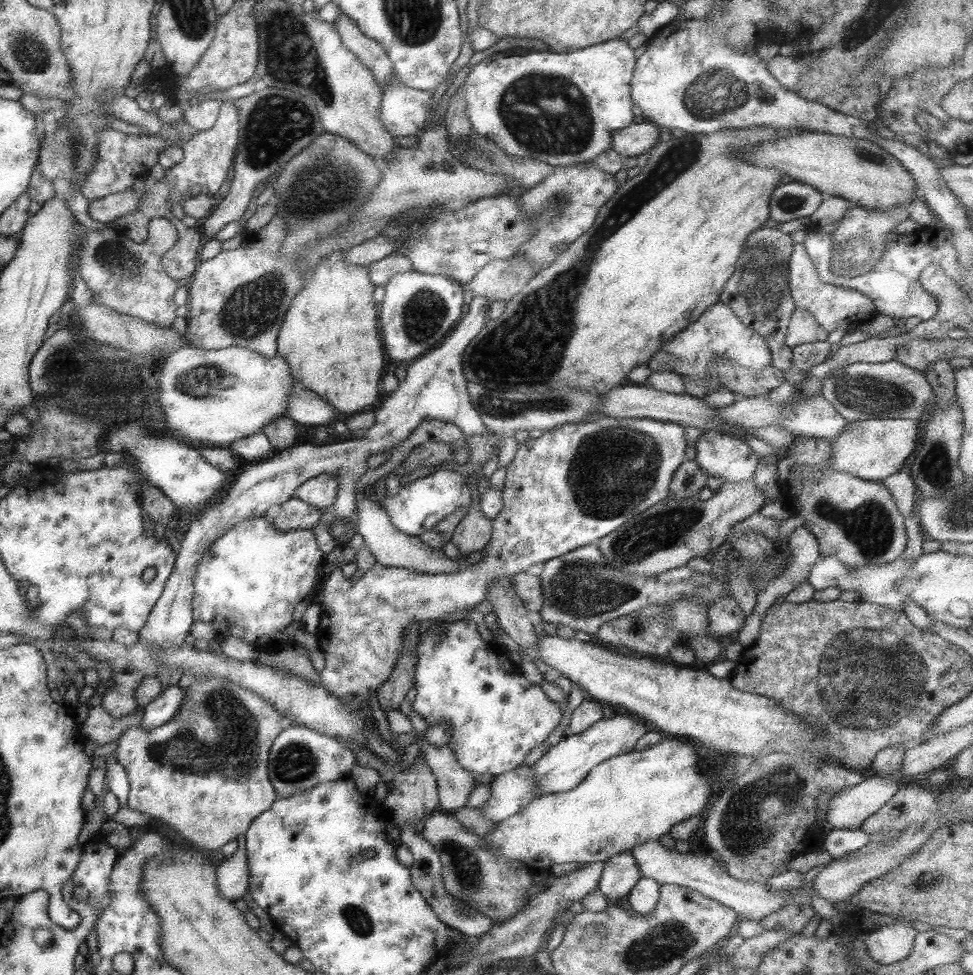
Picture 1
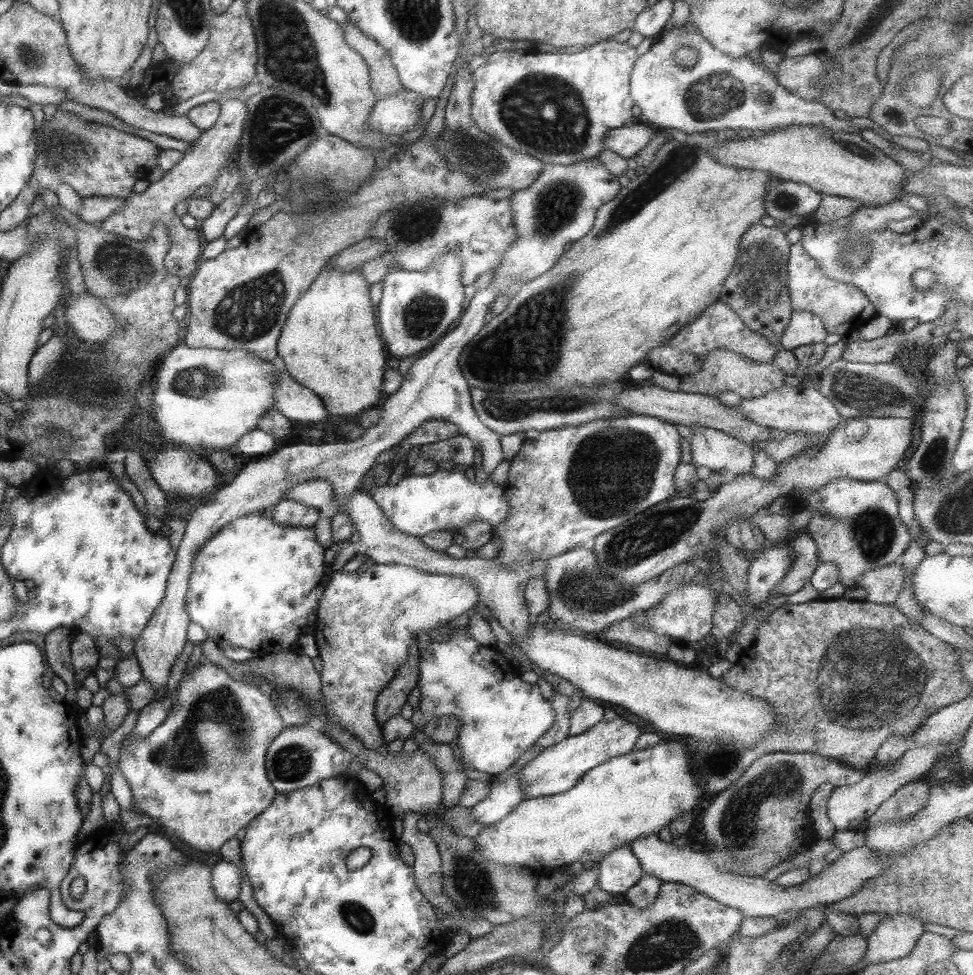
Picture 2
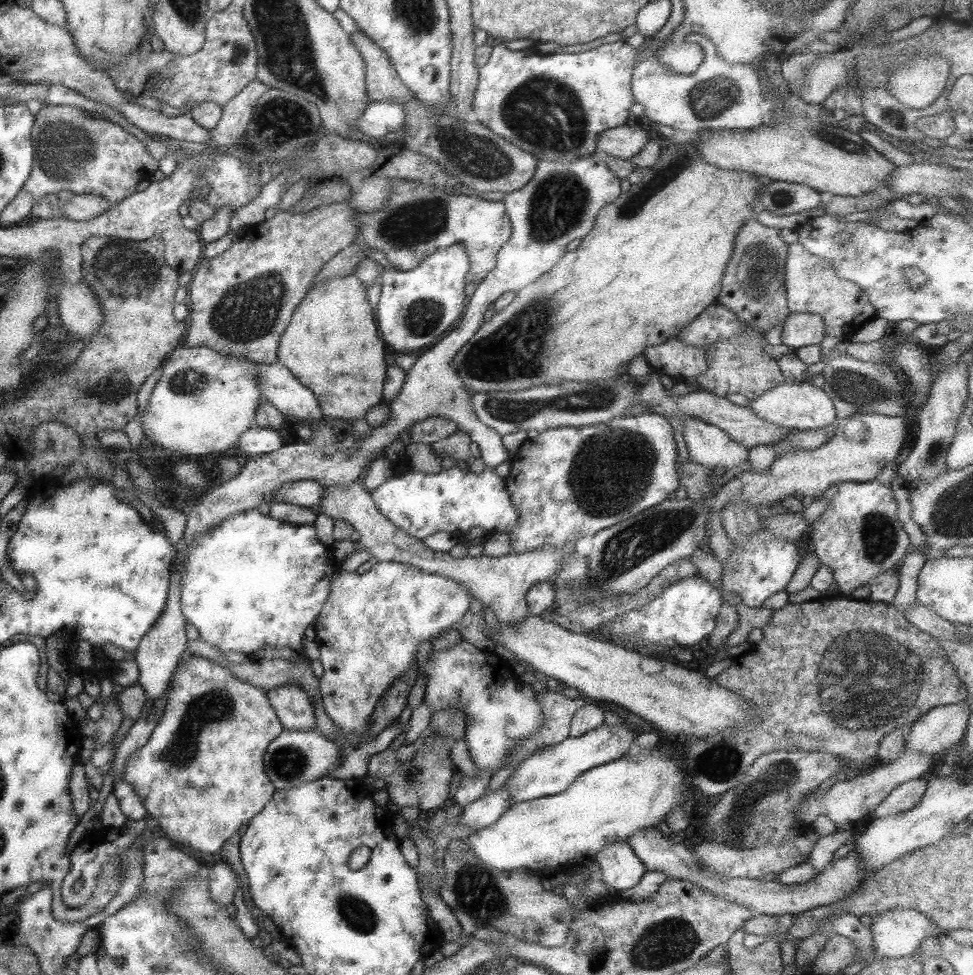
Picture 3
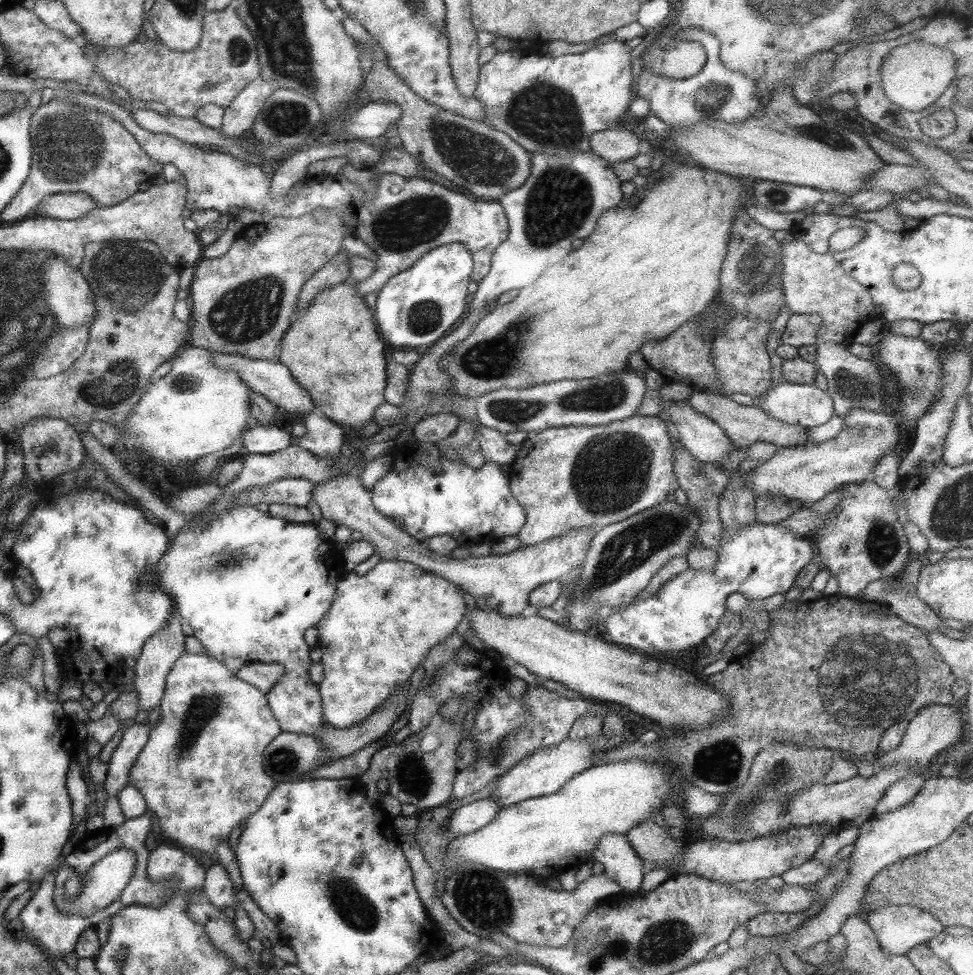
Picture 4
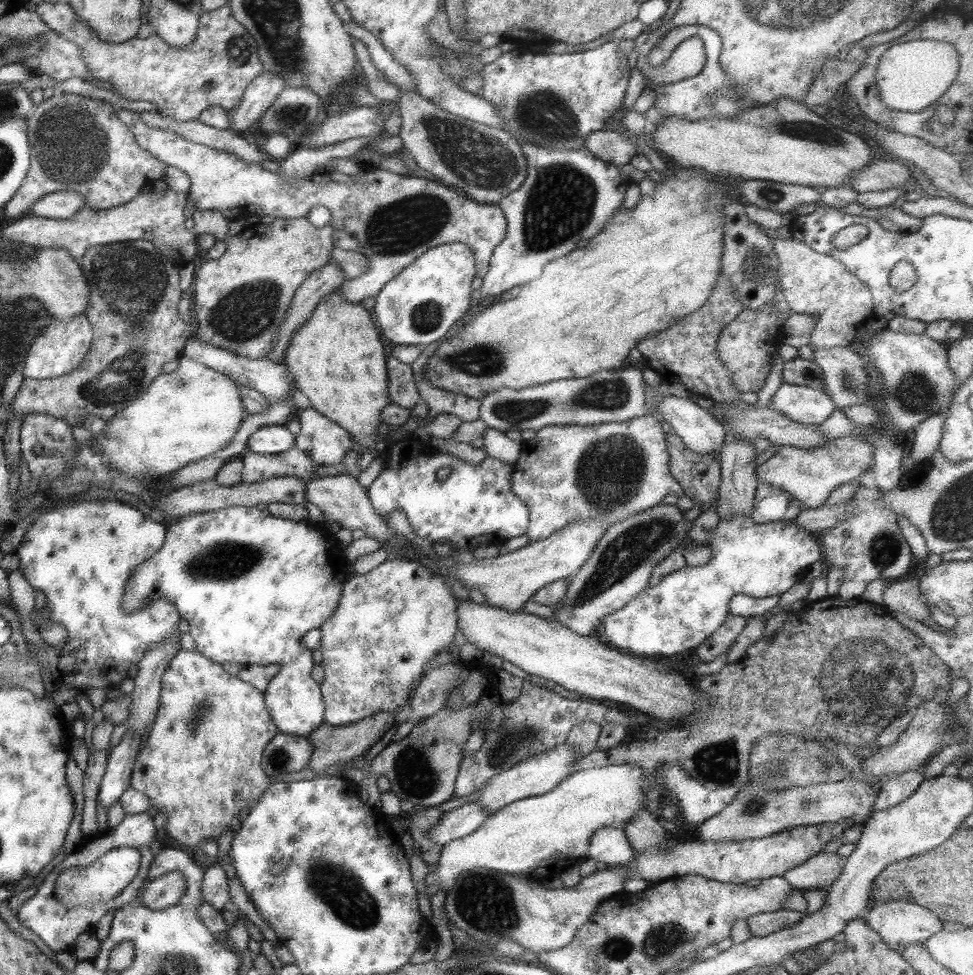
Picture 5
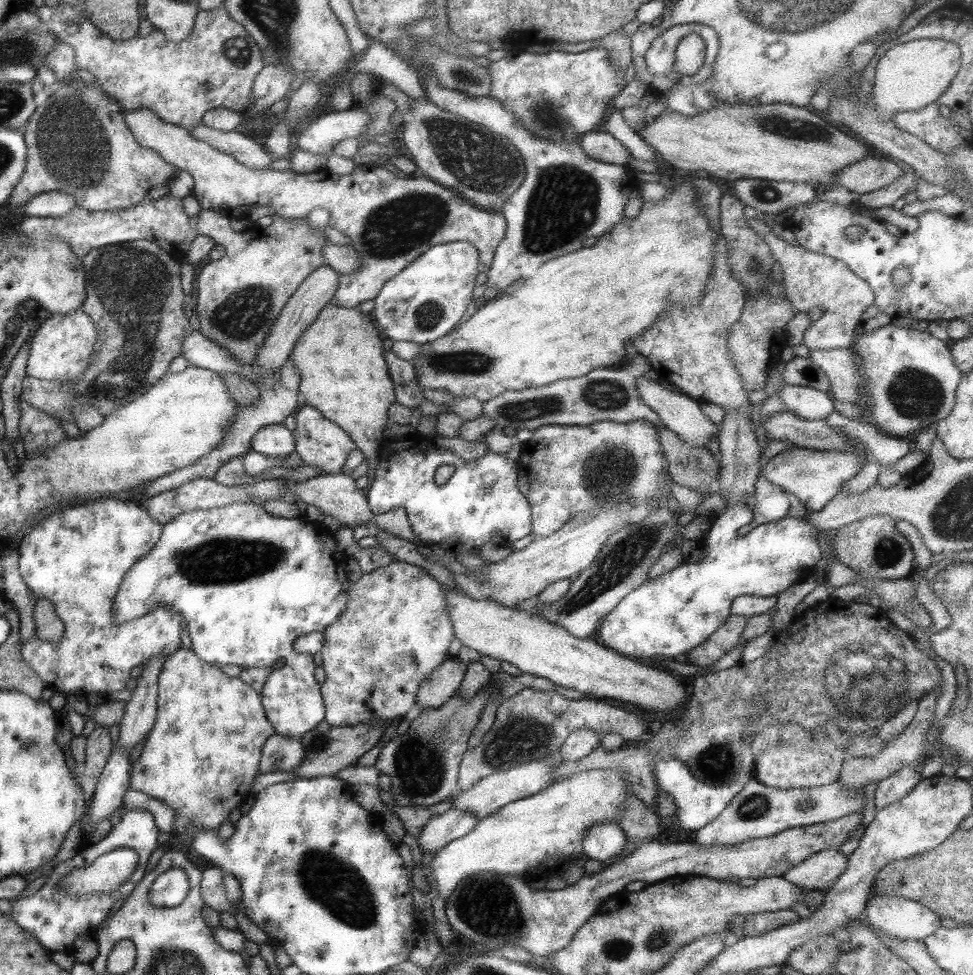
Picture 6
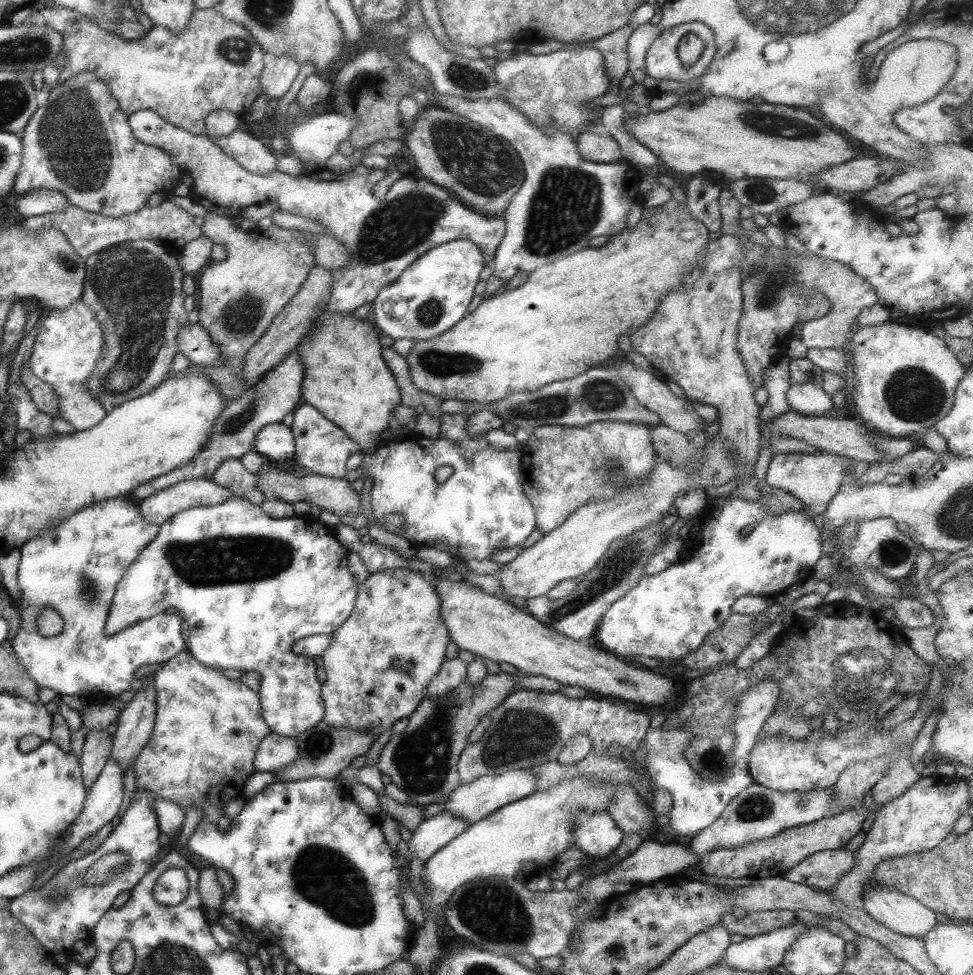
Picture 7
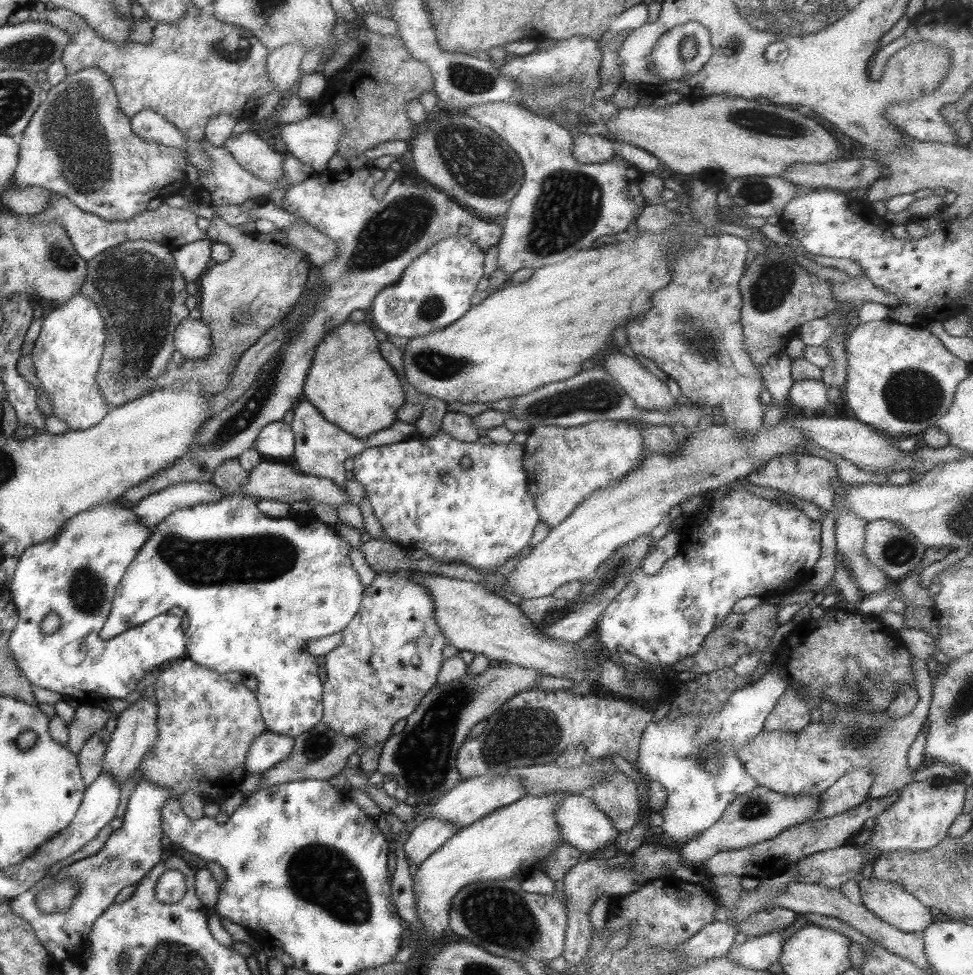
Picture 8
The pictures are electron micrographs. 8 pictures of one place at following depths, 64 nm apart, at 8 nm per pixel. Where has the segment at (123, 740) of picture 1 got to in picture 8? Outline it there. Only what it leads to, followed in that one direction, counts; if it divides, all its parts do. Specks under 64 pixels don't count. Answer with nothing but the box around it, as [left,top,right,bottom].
[138,656,267,805]

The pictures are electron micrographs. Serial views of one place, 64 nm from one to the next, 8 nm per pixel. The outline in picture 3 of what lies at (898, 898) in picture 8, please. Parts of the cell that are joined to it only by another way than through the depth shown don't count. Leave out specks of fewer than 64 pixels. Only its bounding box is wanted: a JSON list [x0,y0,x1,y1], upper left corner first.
[871,908,940,958]

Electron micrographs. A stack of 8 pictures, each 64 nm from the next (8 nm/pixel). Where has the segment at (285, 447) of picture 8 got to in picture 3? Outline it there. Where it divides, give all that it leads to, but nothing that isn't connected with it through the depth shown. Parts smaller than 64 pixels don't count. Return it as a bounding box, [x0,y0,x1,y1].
[235,424,284,457]

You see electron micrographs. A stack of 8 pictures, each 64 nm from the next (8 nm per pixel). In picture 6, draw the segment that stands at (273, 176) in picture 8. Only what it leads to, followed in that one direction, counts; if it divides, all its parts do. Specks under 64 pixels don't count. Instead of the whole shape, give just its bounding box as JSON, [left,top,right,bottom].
[187,122,271,170]

